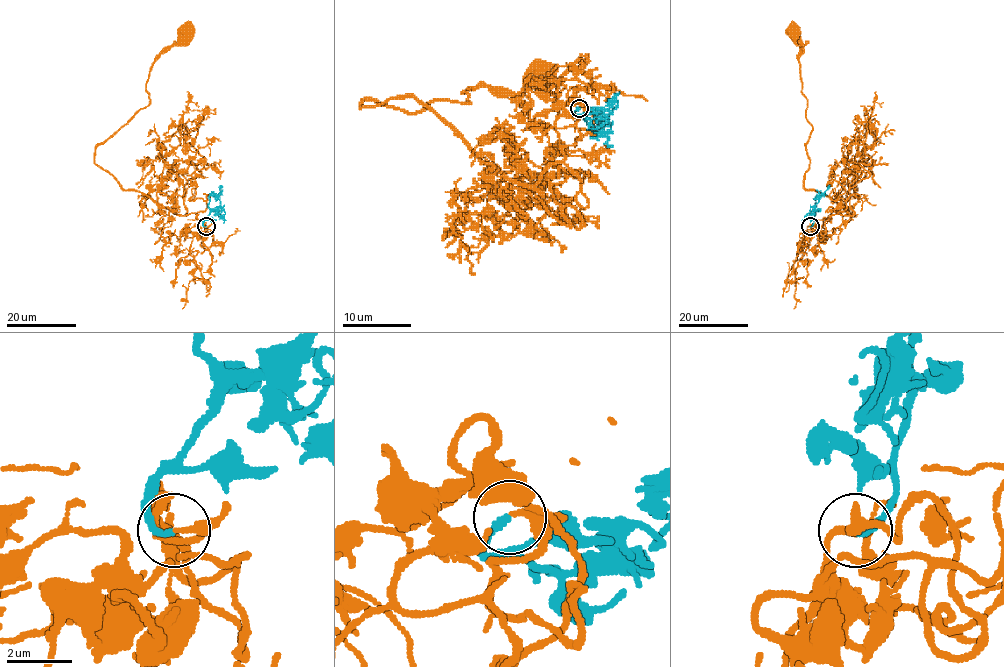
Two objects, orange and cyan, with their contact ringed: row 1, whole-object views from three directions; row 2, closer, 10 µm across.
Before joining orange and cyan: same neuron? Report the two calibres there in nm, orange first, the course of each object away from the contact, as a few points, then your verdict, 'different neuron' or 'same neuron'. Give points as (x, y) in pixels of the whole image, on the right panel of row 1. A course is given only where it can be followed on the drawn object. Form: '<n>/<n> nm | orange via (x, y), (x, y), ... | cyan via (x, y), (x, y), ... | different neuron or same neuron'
190/180 nm | orange via (809, 226), (819, 224), (822, 239), (825, 222), (849, 215), (804, 187), (812, 125), (802, 46), (791, 32) | cyan via (809, 226), (815, 205), (829, 185) | same neuron

